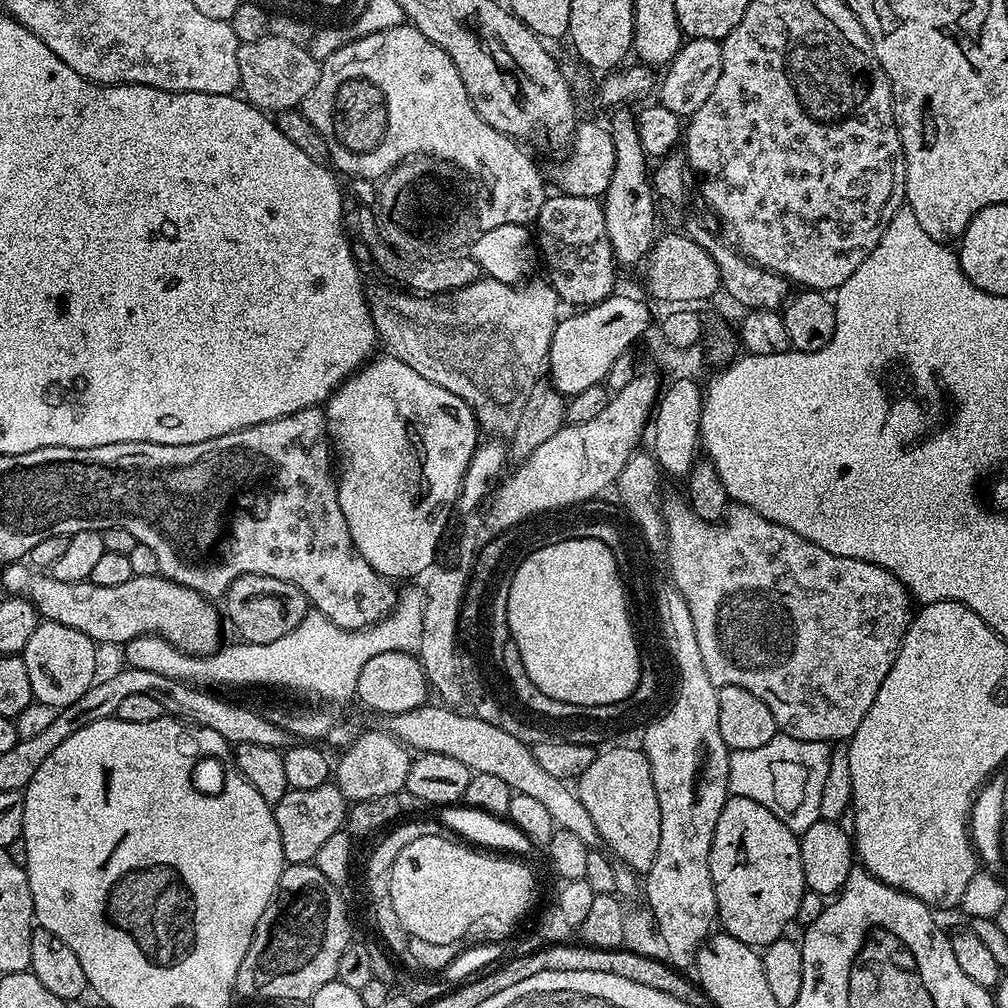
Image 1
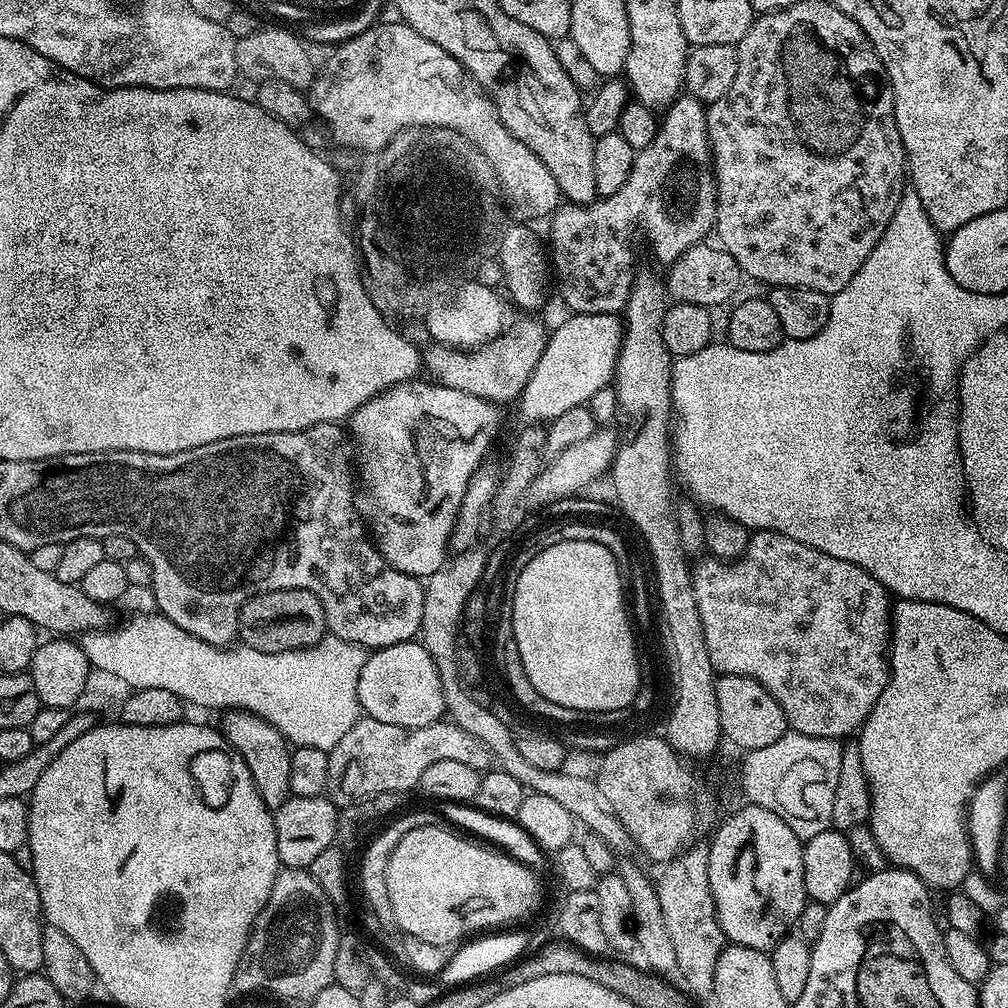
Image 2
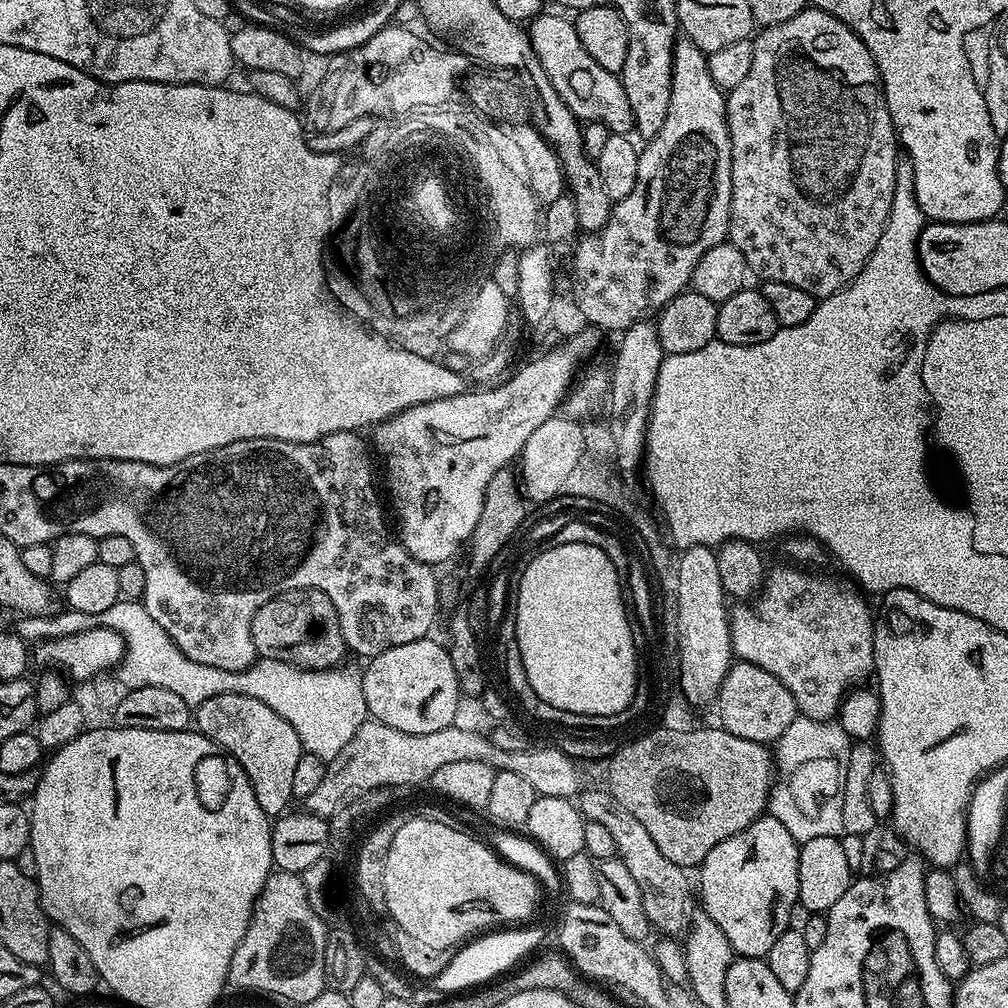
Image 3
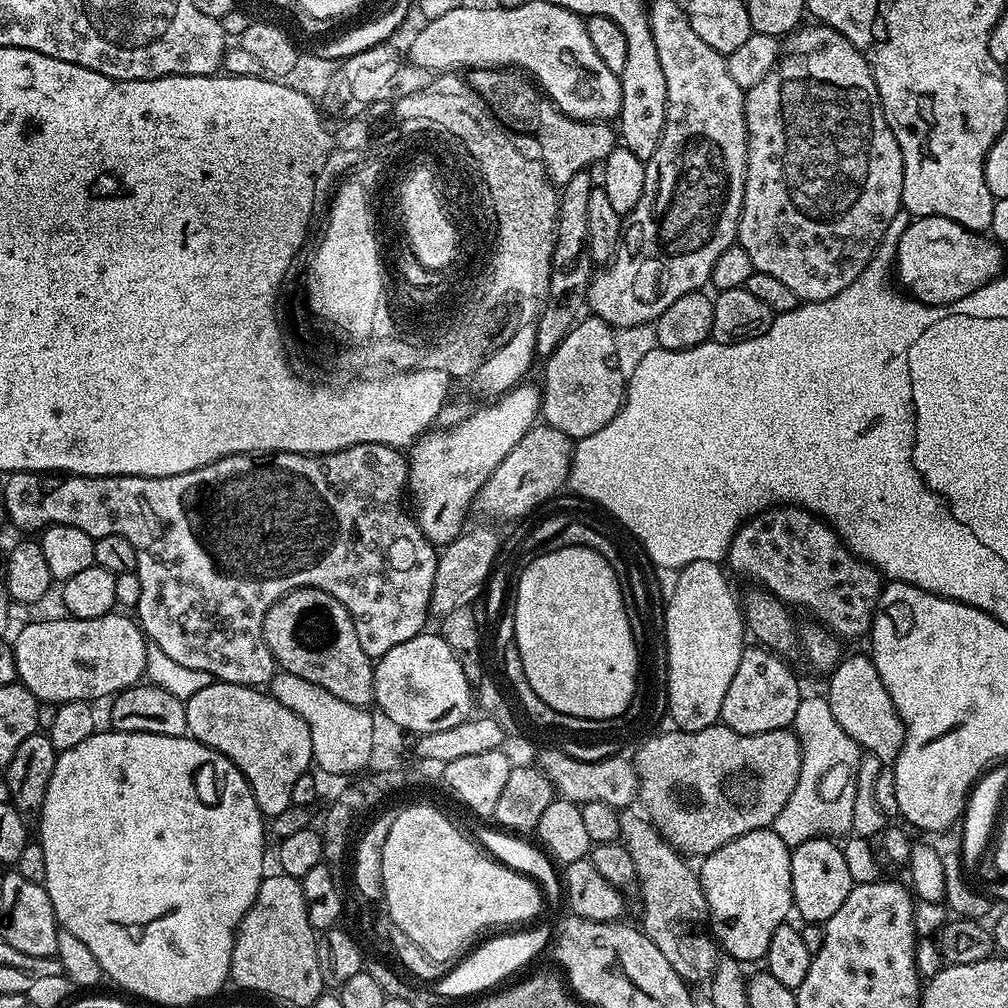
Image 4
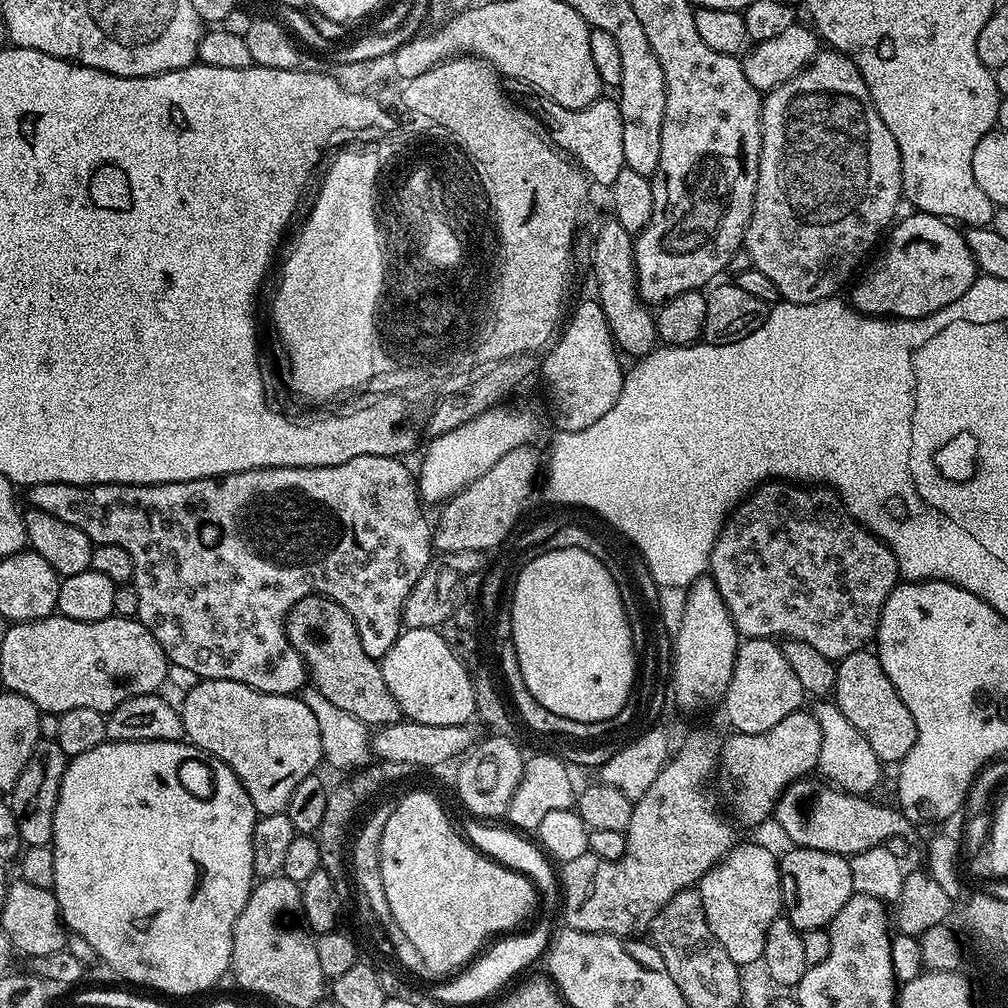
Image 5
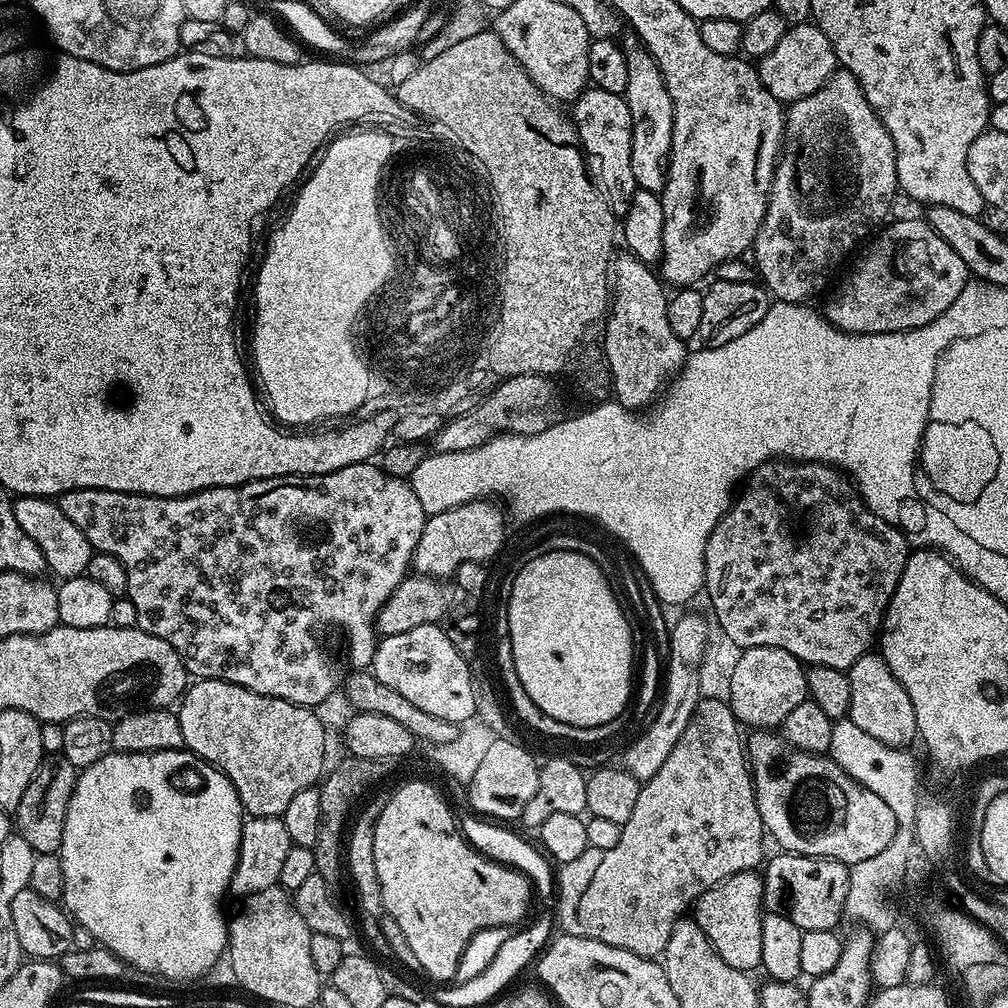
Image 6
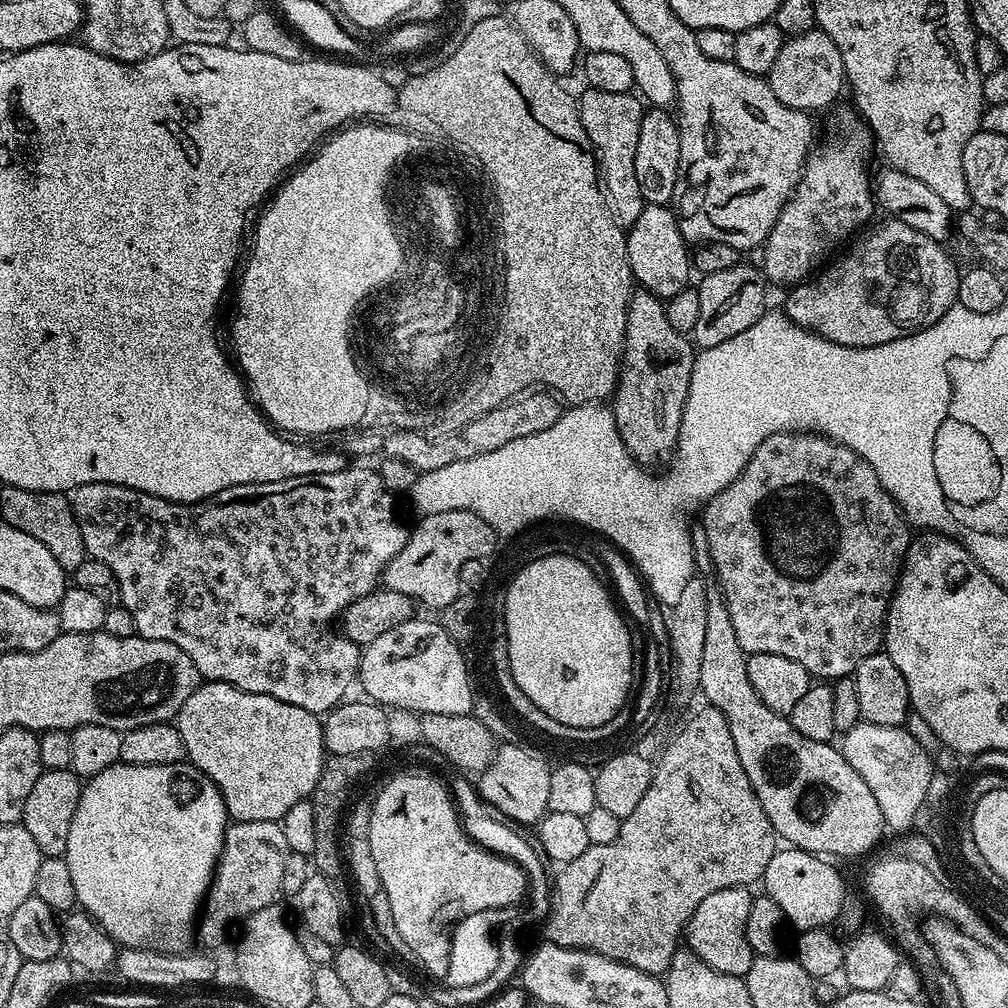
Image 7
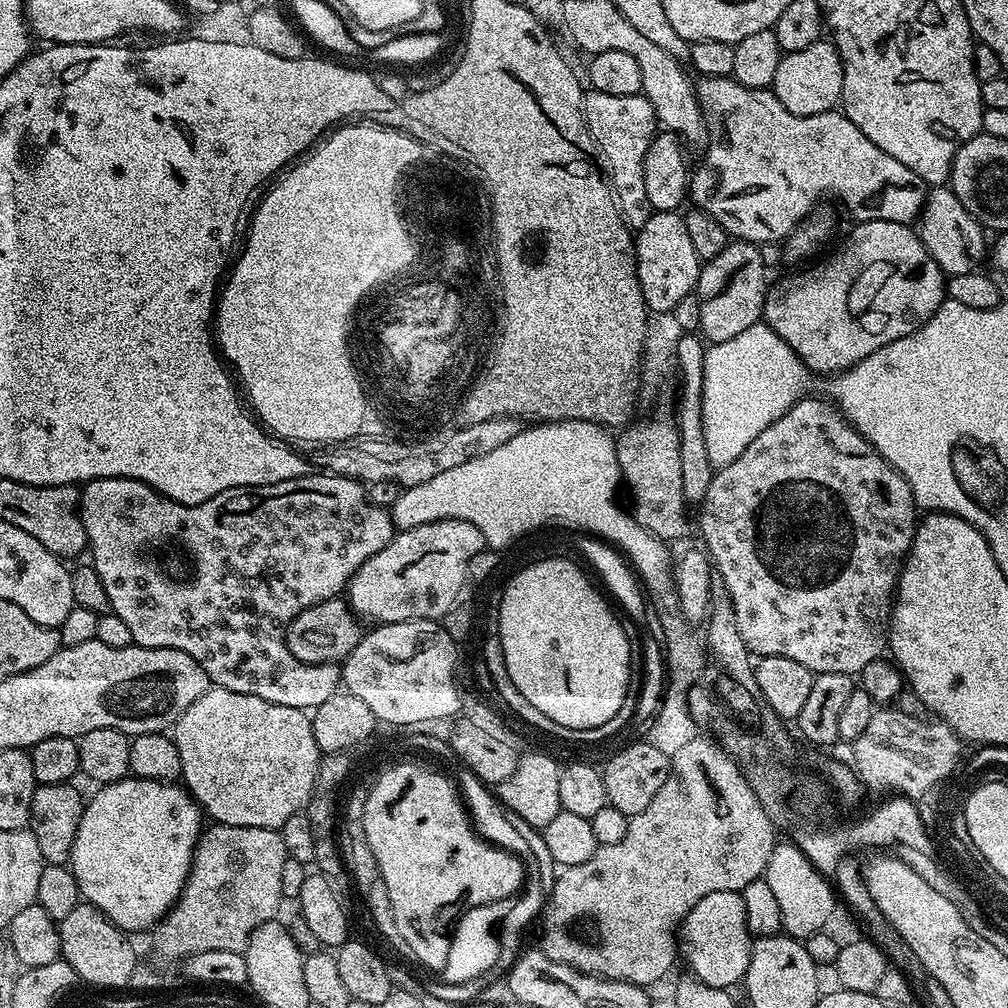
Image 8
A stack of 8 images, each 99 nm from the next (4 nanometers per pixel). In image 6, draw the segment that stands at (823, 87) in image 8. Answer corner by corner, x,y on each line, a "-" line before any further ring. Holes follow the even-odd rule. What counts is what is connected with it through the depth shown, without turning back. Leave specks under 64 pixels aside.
812,22
791,25
788,32
782,34
782,42
778,42
778,46
758,62
762,86
766,86
766,90
781,102
801,100
814,94
814,90
821,88
837,68
838,61
830,46
830,38
826,38
826,34
822,34
822,30

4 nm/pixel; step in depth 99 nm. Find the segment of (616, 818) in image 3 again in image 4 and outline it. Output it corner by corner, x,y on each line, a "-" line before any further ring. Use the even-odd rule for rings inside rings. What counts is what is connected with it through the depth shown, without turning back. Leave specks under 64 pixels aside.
620,812
620,840
630,850
630,858
634,858
638,893
644,899
642,931
662,950
666,962
674,966
685,982
700,986
703,980
711,981
718,959
718,945
710,931
708,903
700,877
697,869
691,868
689,861
656,831
652,821
637,812

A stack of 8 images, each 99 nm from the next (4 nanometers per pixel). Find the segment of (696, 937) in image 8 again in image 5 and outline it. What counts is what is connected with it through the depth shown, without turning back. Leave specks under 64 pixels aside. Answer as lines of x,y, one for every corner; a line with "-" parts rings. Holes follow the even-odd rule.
737,843
732,851
700,880
698,891
706,922
722,942
722,950
739,966
764,958
766,930
781,915
784,895
780,889
777,853
760,844

